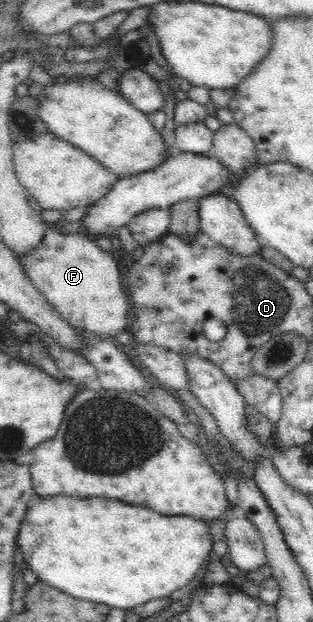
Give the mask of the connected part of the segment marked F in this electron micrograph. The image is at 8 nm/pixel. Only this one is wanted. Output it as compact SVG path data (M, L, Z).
M48 226L42 241L29 253L21 257L21 264L36 289L52 307L78 330L84 330L109 340L120 332L129 331L131 301L122 286L122 277L116 259L96 244L96 240L73 232L62 234L55 226Z

